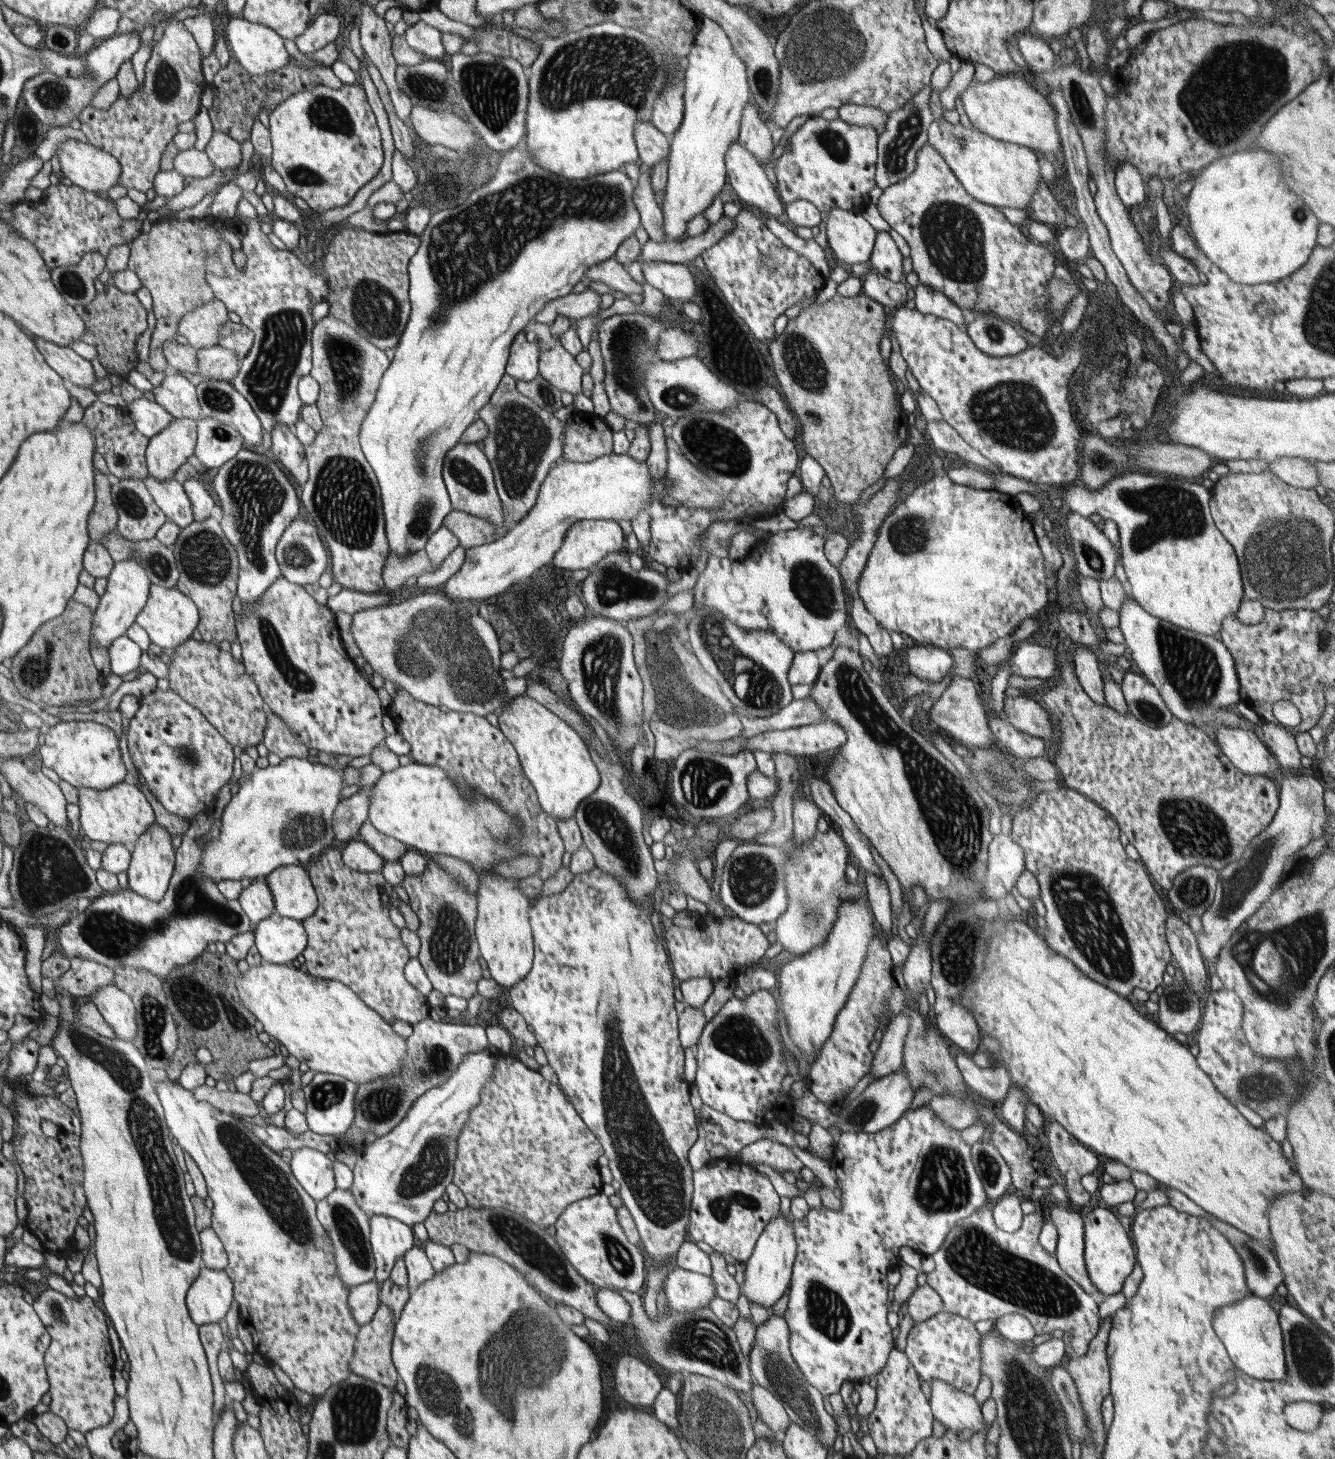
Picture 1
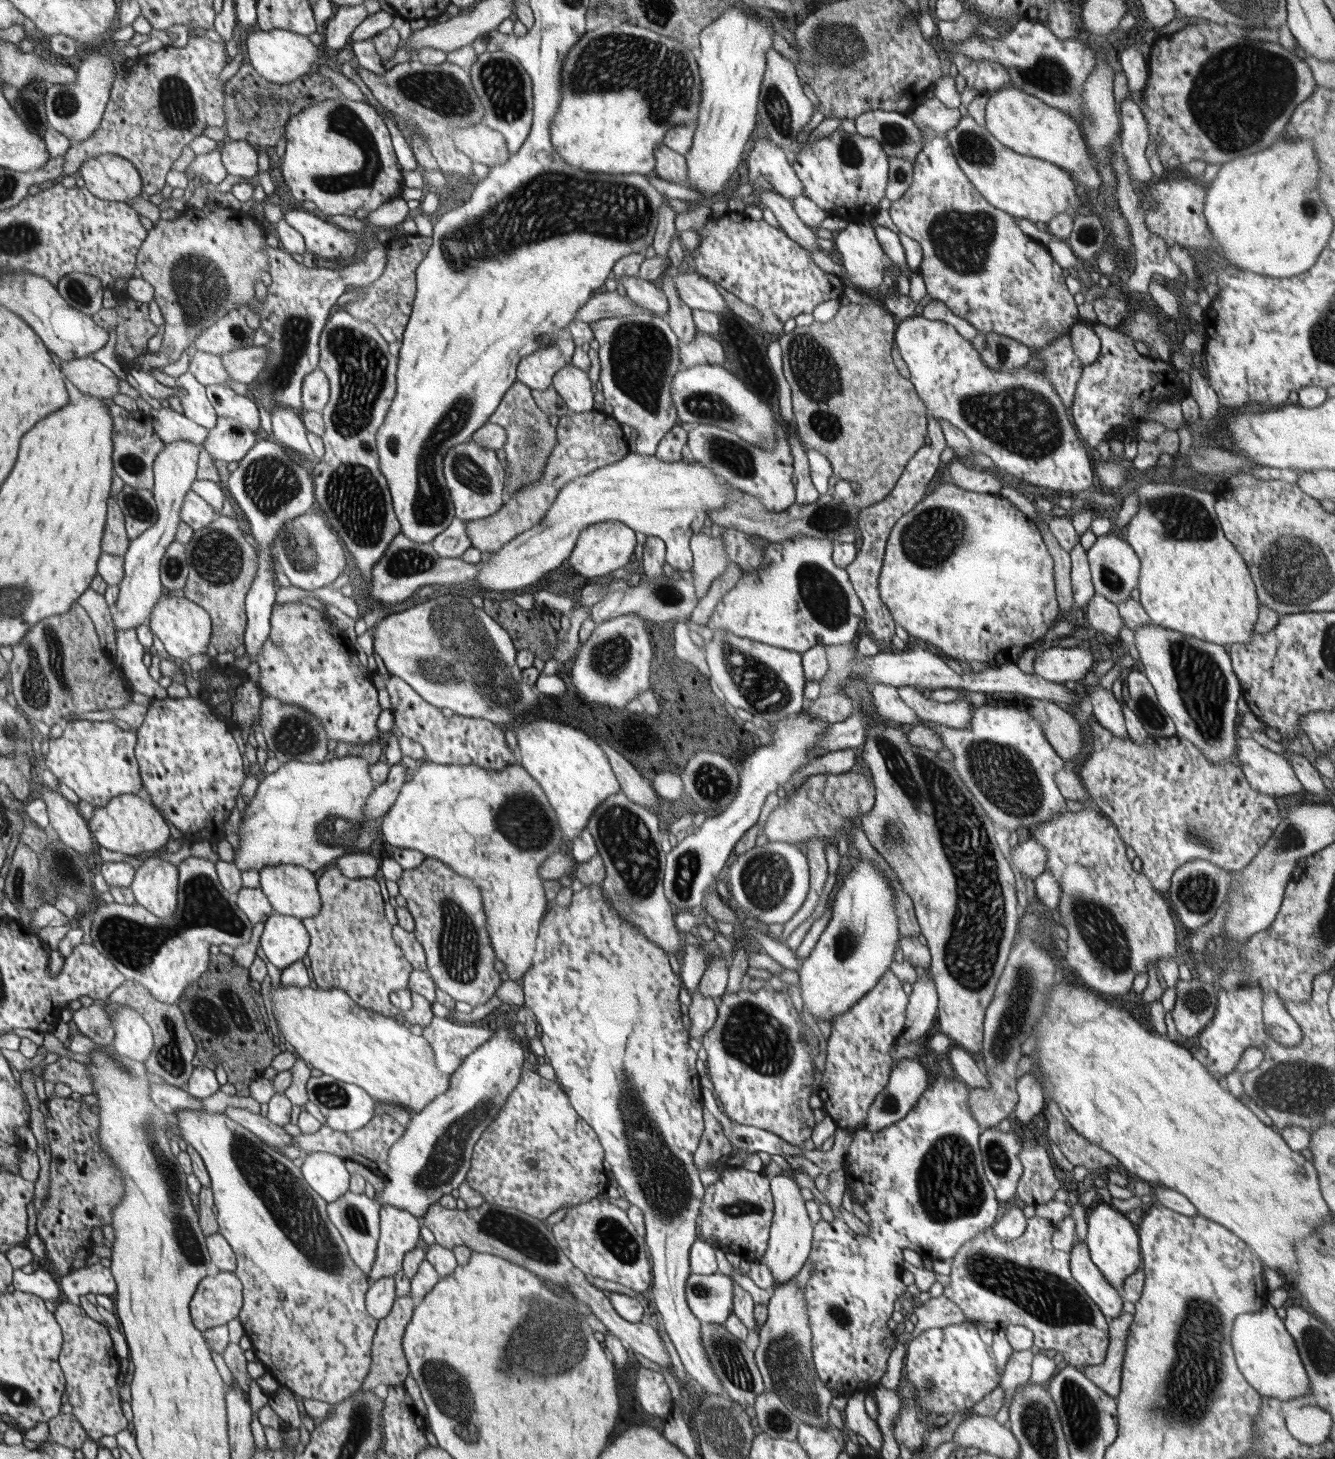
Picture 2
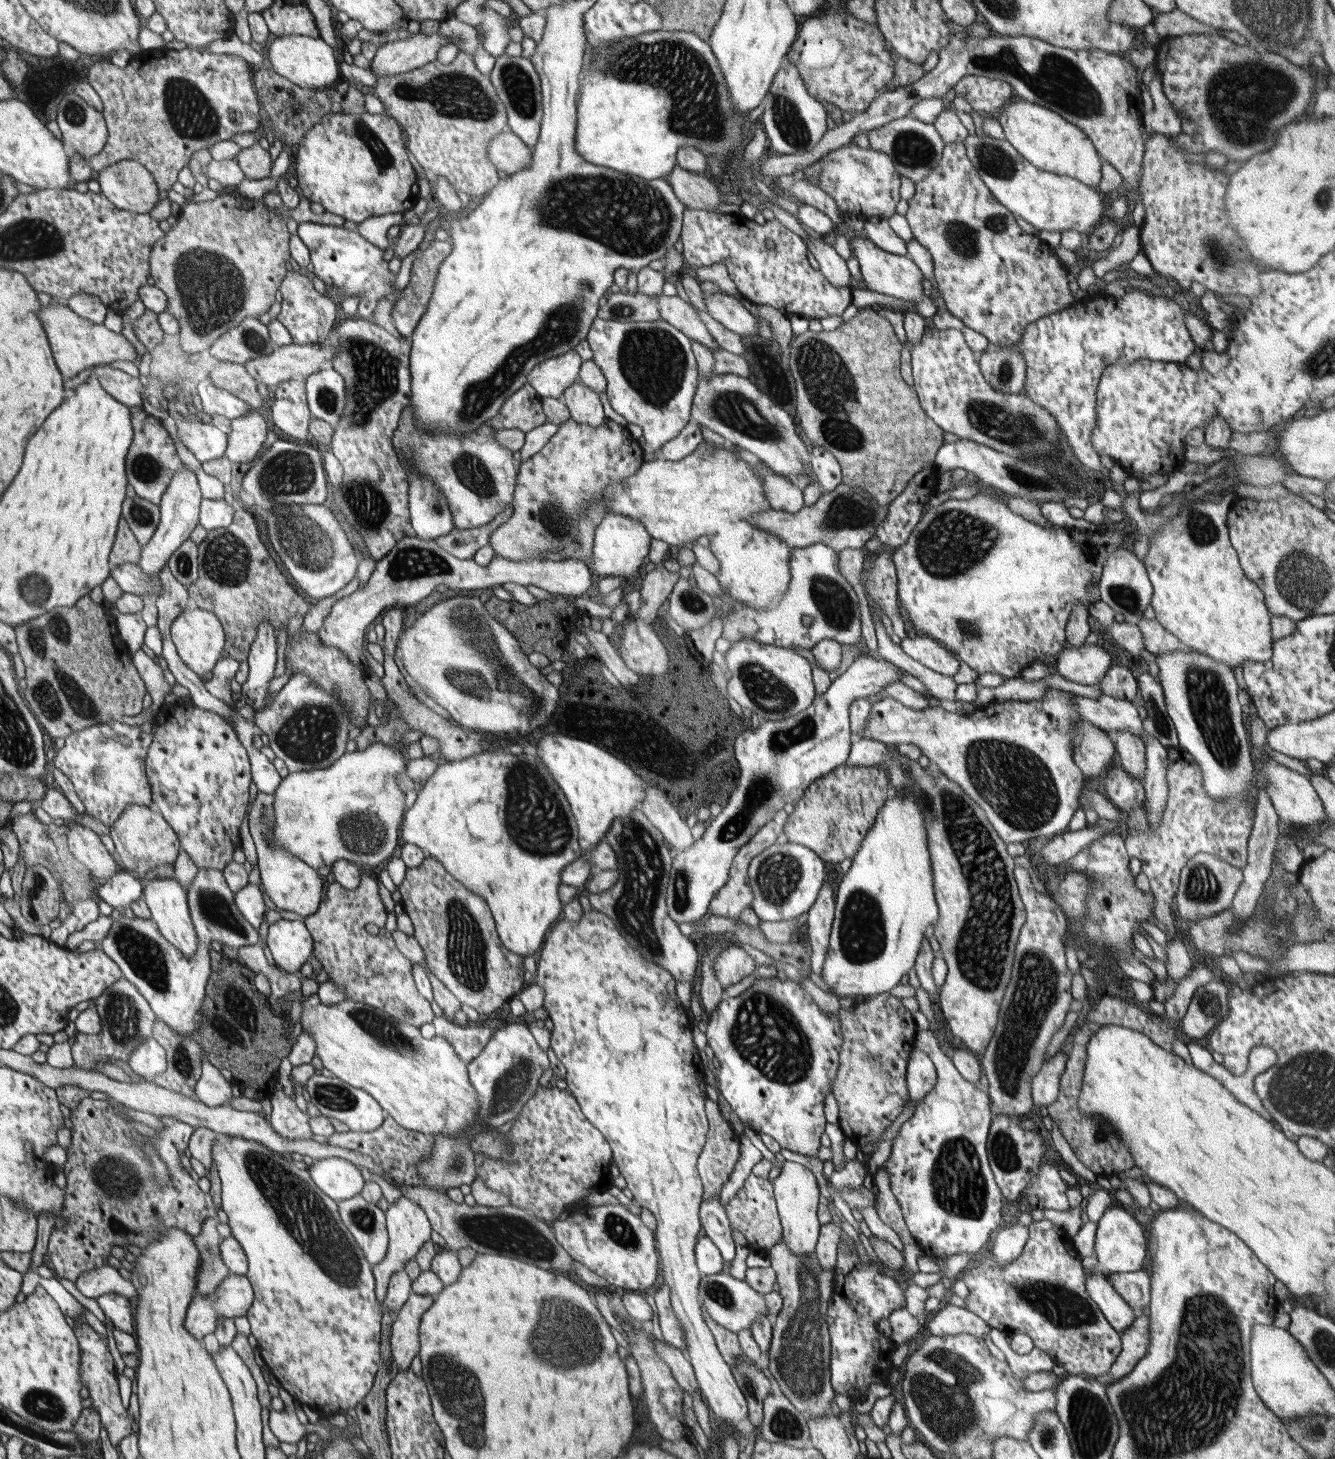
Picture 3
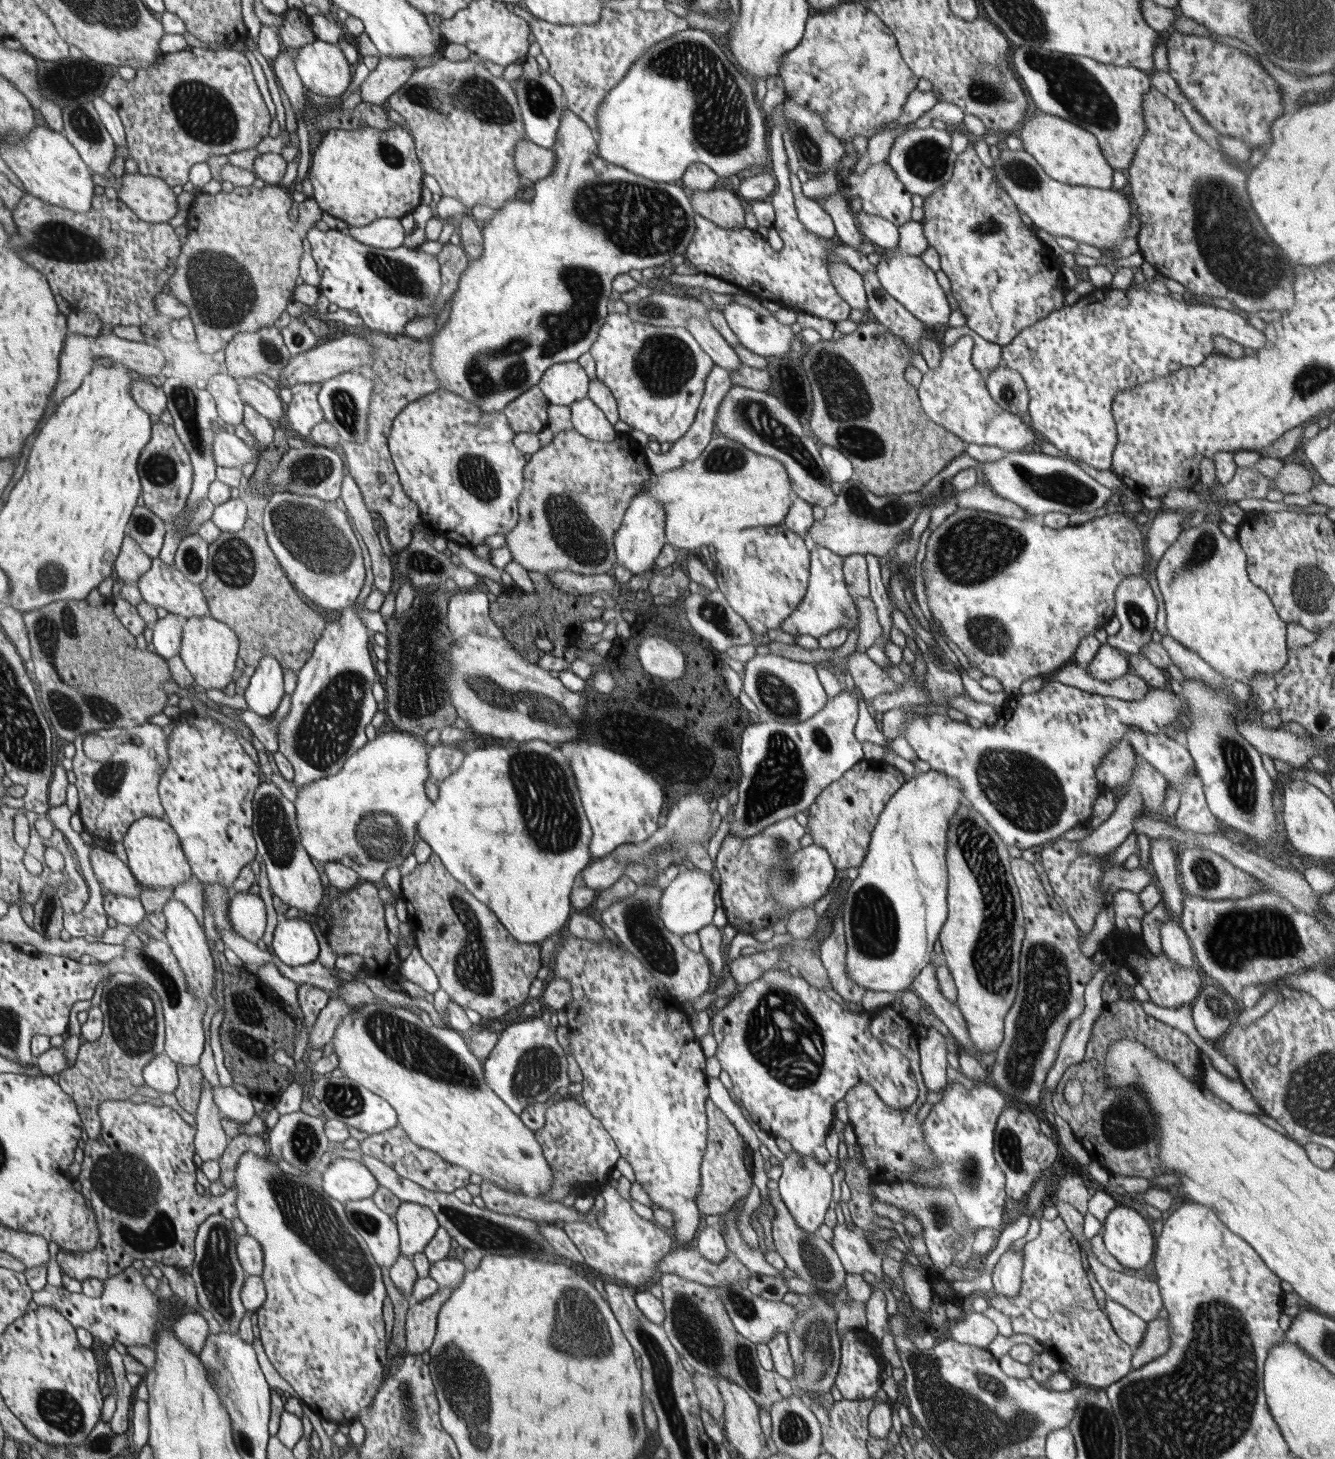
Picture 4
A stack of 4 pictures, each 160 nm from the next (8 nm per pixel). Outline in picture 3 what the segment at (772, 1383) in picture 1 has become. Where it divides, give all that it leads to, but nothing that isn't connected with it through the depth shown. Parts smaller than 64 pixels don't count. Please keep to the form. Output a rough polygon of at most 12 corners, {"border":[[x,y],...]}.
{"border":[[768,1251],[783,1307],[768,1369],[808,1419],[831,1414],[834,1269]]}

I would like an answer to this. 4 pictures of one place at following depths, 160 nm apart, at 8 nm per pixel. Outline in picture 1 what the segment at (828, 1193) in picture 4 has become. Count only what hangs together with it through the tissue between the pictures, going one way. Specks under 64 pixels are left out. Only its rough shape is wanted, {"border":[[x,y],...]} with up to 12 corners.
{"border":[[780,1214],[743,1262],[740,1293],[770,1310],[790,1287],[798,1251]]}

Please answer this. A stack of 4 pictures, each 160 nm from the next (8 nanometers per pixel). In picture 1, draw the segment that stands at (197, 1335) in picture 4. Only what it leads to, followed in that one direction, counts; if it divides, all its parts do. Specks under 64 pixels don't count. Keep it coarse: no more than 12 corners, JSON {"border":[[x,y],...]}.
{"border":[[203,1267],[187,1293],[201,1327],[224,1319],[233,1298],[225,1269]]}

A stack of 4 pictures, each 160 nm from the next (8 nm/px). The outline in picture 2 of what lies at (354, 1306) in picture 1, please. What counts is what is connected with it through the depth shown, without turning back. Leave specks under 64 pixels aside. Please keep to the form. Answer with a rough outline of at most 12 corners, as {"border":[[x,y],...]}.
{"border":[[393,1277],[370,1282],[367,1310],[378,1321],[397,1300]]}

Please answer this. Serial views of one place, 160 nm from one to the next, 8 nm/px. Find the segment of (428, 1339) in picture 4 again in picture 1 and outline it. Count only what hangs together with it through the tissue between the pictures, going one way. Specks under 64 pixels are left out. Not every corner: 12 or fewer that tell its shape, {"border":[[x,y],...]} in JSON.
{"border":[[380,1304],[361,1325],[353,1374],[395,1388],[393,1362],[398,1318]]}

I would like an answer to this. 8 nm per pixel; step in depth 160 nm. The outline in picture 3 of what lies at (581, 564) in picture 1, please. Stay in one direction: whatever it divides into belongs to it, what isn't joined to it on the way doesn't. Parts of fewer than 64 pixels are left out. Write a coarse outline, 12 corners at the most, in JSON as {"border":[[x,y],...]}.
{"border":[[608,513],[586,561],[601,577],[628,577],[644,566],[644,525]]}

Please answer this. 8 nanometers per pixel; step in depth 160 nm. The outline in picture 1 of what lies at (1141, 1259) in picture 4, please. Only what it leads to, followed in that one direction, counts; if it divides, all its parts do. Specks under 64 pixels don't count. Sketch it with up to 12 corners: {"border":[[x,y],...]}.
{"border":[[1112,1207],[1083,1215],[1088,1278],[1118,1294],[1137,1263]]}

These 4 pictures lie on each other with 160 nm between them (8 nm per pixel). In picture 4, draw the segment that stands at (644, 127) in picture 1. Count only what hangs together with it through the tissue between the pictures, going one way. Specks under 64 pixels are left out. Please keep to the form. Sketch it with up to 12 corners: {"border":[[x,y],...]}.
{"border":[[730,189],[689,190],[698,215],[744,228],[741,197]]}

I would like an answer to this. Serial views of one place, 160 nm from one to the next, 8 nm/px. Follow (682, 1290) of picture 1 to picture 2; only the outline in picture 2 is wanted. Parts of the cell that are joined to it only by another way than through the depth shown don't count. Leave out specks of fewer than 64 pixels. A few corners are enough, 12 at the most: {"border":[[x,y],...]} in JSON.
{"border":[[690,1274],[686,1298],[700,1322],[724,1325],[734,1282]]}

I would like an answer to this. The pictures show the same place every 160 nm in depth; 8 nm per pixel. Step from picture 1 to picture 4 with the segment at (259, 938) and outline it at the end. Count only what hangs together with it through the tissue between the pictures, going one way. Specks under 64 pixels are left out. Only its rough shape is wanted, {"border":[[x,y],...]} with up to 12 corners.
{"border":[[300,918],[279,919],[270,947],[284,964],[302,966],[310,952],[314,930]]}

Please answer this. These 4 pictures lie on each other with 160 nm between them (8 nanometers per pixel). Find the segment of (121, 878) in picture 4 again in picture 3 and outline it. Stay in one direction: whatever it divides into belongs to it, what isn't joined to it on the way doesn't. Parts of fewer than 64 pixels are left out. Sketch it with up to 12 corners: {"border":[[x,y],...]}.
{"border":[[65,819],[69,850],[94,881],[112,879],[118,864],[100,835]]}

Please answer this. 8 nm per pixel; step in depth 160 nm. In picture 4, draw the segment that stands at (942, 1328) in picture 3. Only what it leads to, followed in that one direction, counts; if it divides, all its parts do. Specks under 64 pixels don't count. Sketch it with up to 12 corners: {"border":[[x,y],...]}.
{"border":[[984,1313],[949,1322],[952,1340],[989,1349],[999,1335]]}

